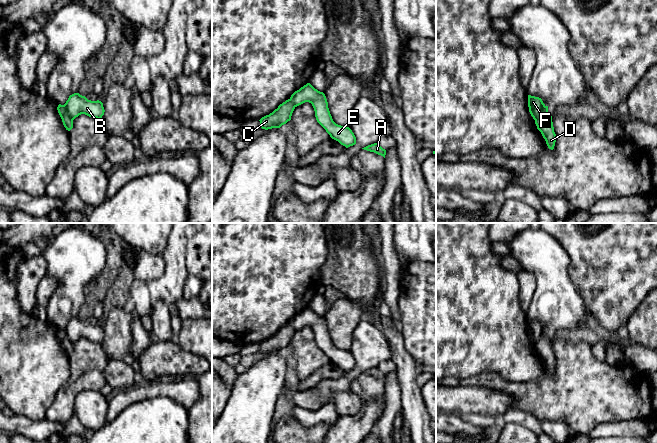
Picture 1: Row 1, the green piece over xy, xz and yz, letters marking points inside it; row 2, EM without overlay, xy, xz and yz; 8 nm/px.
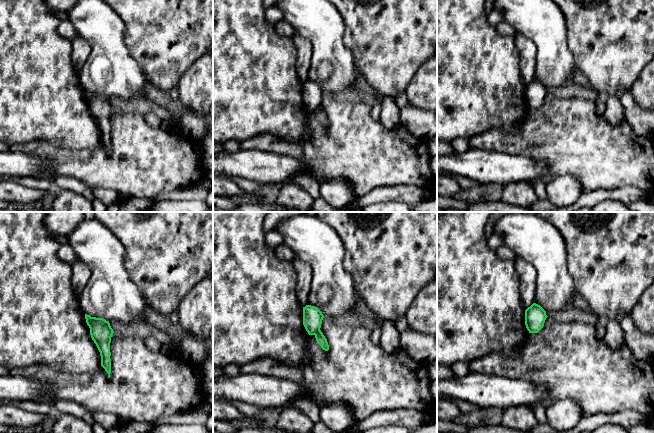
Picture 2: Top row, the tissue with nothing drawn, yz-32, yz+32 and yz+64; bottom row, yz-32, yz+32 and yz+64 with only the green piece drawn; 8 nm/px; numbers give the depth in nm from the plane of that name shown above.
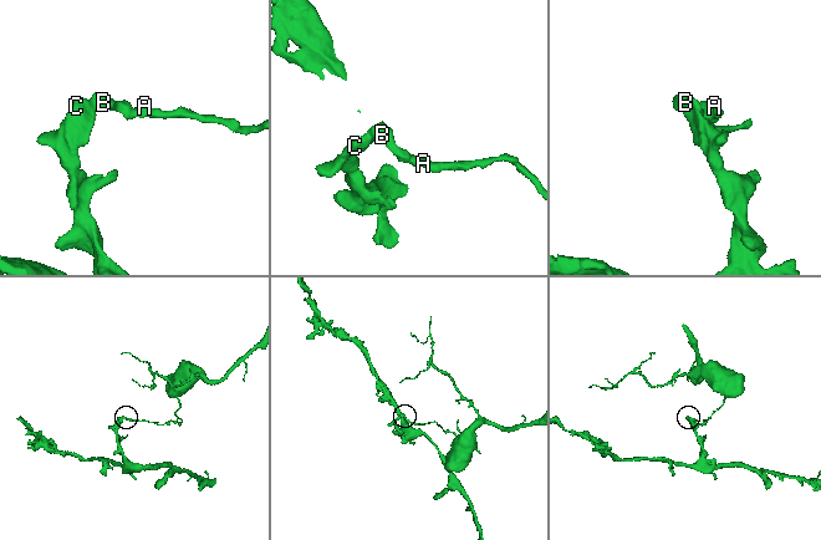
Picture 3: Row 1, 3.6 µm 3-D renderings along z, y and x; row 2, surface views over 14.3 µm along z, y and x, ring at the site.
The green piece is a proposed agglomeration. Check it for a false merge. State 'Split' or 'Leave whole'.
Split

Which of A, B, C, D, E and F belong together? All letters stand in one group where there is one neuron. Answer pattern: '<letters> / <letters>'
A B E F / C D

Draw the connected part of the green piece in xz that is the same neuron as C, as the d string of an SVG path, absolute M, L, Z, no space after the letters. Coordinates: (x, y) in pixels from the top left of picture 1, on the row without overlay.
M288 323L278 330L272 337L262 341L260 345L260 352L268 354L272 352L280 352L291 344L292 337L295 333L292 324Z

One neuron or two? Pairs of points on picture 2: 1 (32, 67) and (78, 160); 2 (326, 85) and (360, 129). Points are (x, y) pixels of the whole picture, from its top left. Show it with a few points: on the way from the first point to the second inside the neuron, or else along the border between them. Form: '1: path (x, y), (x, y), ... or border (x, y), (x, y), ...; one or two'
1: border (50, 143), (64, 148), (96, 148); two
2: border (324, 92), (329, 94); two

